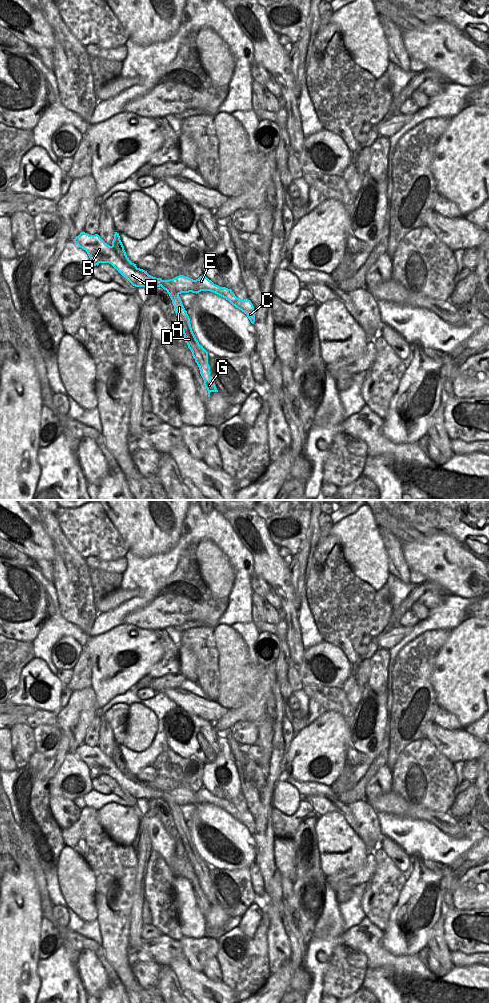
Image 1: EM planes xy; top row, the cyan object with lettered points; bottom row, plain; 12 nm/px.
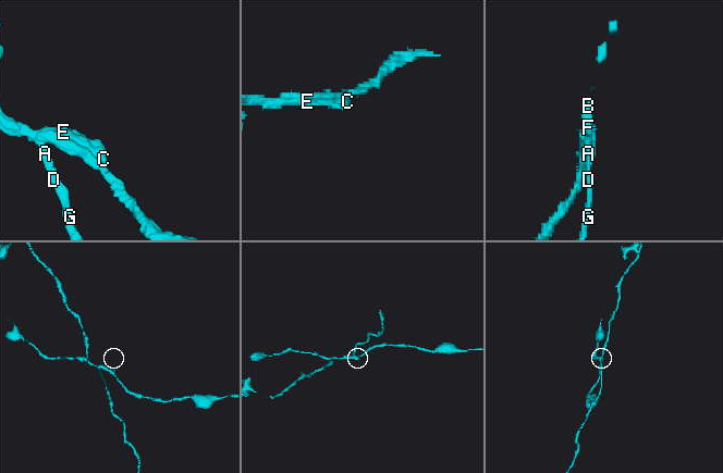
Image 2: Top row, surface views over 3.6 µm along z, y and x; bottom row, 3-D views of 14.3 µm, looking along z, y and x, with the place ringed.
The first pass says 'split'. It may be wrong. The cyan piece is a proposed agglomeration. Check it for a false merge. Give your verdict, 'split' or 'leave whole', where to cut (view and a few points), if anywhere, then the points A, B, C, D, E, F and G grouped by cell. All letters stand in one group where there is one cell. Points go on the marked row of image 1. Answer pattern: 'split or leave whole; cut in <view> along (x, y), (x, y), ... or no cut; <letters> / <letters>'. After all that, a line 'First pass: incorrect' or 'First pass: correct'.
split; cut in xy along (112, 245), (129, 266), (156, 278); A D G / B C E F
First pass: correct

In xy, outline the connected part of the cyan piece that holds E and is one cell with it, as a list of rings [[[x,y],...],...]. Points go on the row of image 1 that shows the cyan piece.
[[[81,232],[75,237],[74,242],[87,252],[91,268],[100,263],[109,263],[135,287],[149,288],[162,285],[166,290],[175,291],[178,294],[189,292],[197,294],[201,291],[210,291],[225,298],[233,306],[244,312],[252,324],[255,322],[255,309],[250,300],[237,298],[231,289],[214,284],[204,275],[196,280],[183,275],[169,280],[151,279],[143,276],[137,267],[129,267],[118,256],[113,246],[105,243],[98,234],[89,235]]]

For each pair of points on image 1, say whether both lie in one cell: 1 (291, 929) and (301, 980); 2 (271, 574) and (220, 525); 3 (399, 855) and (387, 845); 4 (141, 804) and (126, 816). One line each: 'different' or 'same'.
1: same
2: different
3: same
4: different

